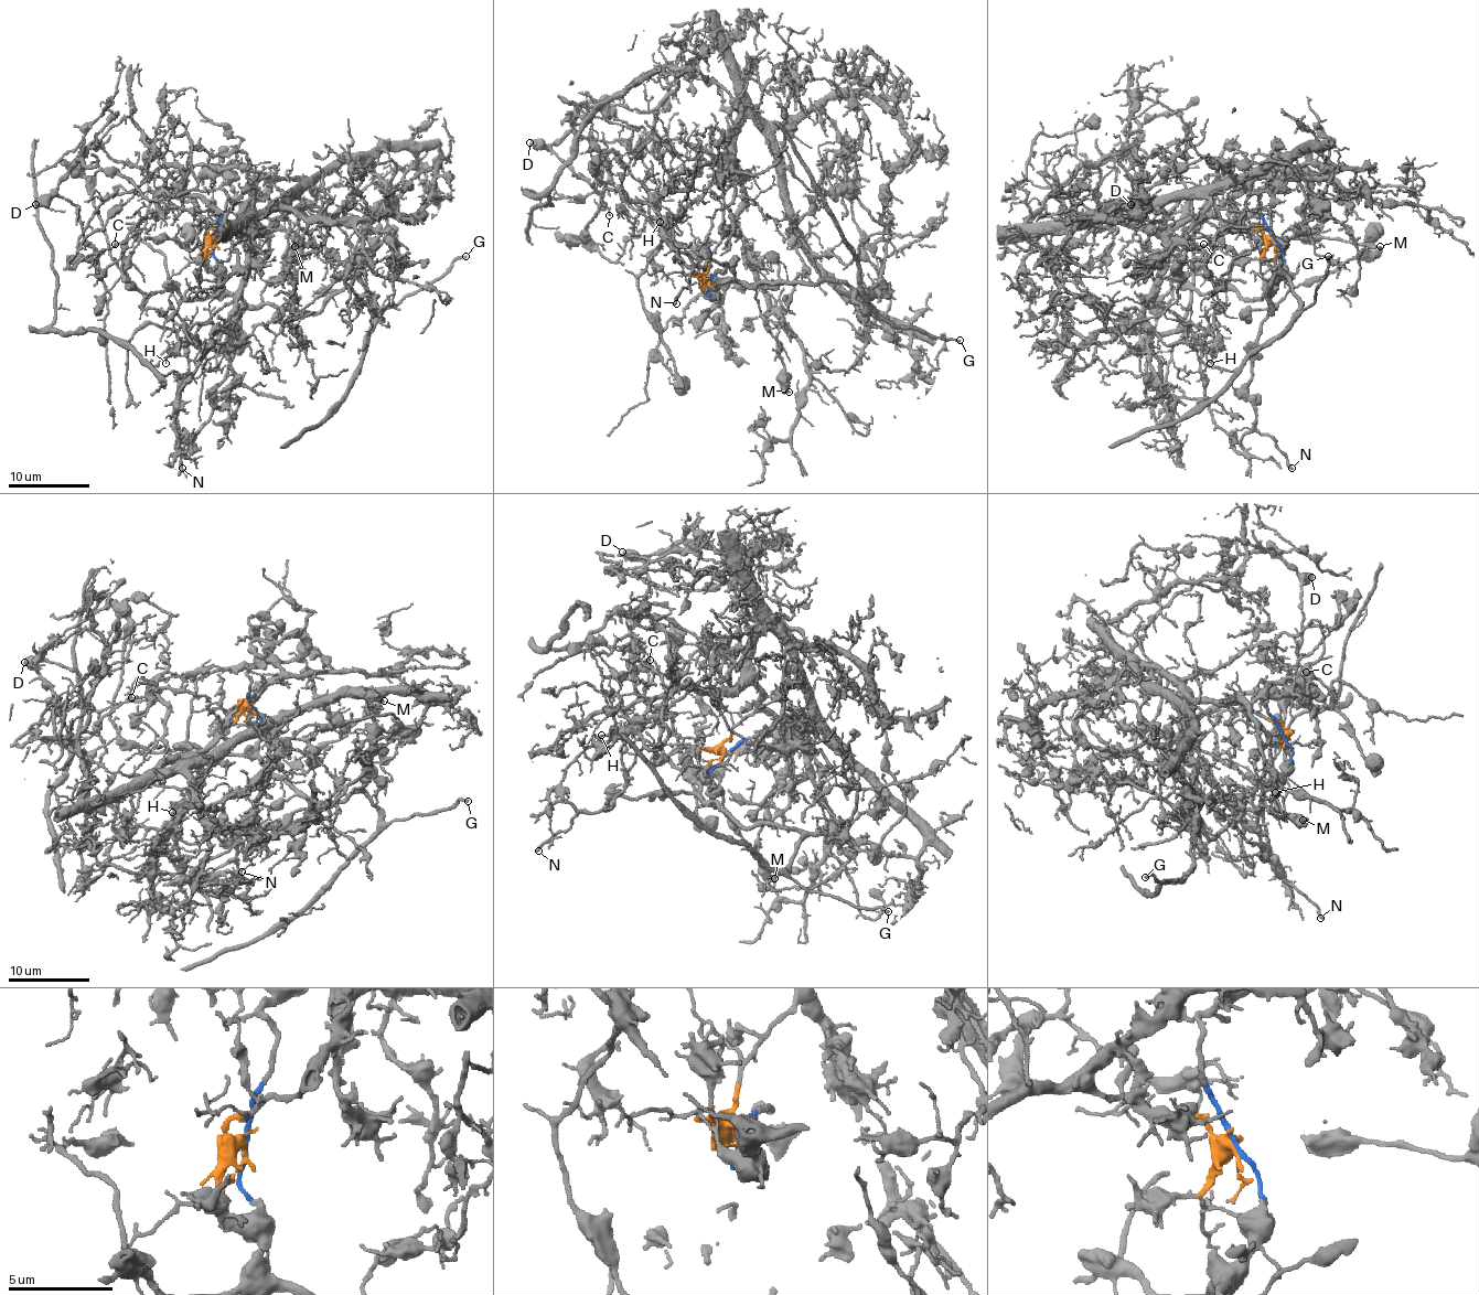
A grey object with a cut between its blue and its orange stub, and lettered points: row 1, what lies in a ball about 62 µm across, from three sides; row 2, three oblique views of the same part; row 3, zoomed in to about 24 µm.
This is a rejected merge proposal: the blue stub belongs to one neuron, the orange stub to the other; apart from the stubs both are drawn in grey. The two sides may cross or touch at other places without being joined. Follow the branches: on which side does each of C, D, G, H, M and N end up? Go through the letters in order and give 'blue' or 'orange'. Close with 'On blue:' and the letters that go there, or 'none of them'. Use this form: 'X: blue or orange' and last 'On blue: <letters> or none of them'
C: blue
D: blue
G: blue
H: orange
M: blue
N: blue
On blue: C, D, G, M, N

